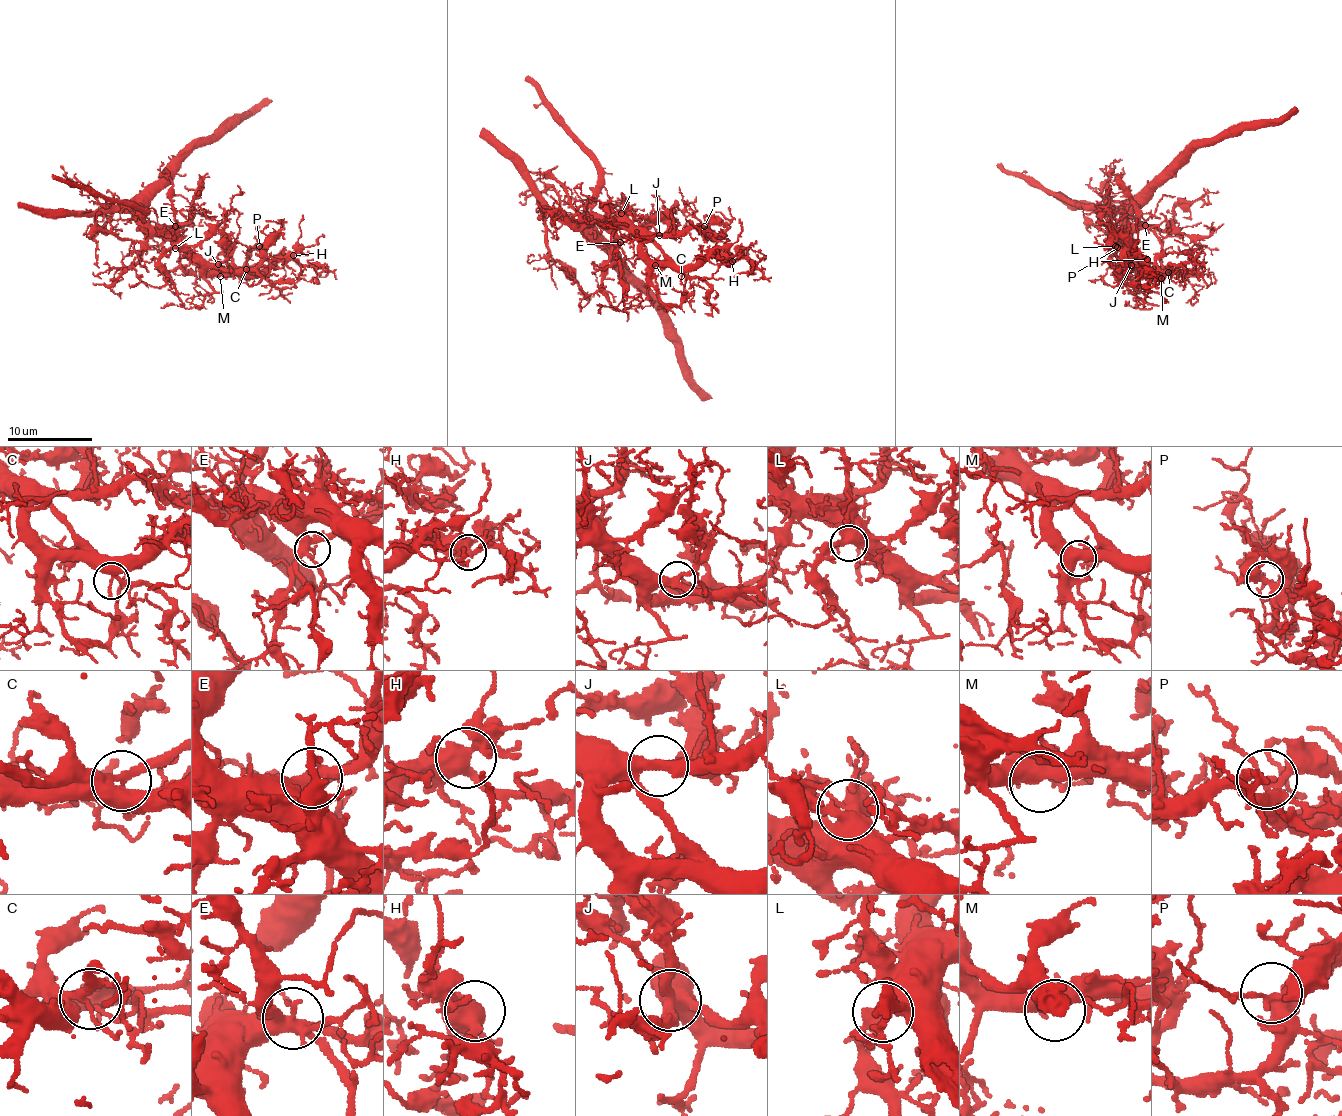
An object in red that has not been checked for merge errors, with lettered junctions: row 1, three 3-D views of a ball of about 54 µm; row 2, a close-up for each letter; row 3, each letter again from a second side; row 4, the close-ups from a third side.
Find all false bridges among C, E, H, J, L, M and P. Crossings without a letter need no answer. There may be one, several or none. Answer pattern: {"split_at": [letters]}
{"split_at": []}

